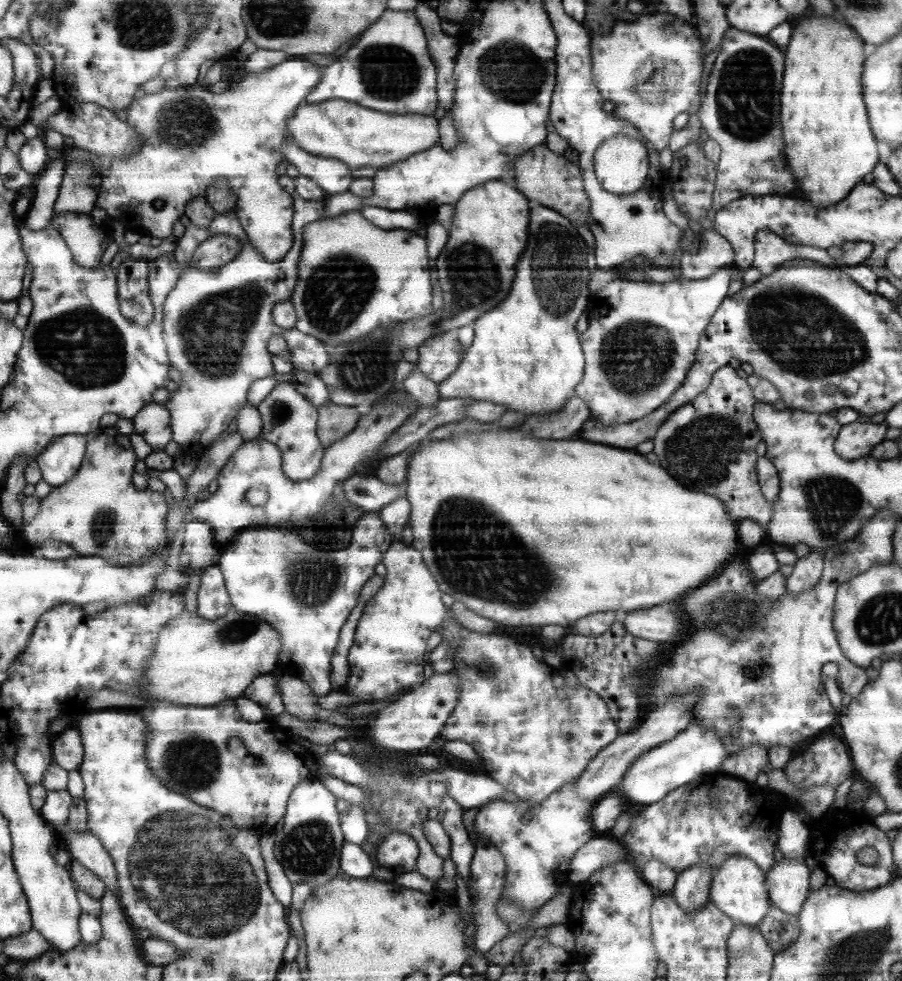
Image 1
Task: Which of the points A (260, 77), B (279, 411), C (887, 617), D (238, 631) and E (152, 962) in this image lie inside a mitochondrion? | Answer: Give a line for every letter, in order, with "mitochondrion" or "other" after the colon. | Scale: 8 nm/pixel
A: other
B: mitochondrion
C: mitochondrion
D: mitochondrion
E: other

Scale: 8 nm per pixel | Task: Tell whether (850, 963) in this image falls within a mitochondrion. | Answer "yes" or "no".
yes

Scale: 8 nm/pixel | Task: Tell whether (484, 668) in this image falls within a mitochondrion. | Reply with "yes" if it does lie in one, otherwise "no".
yes

